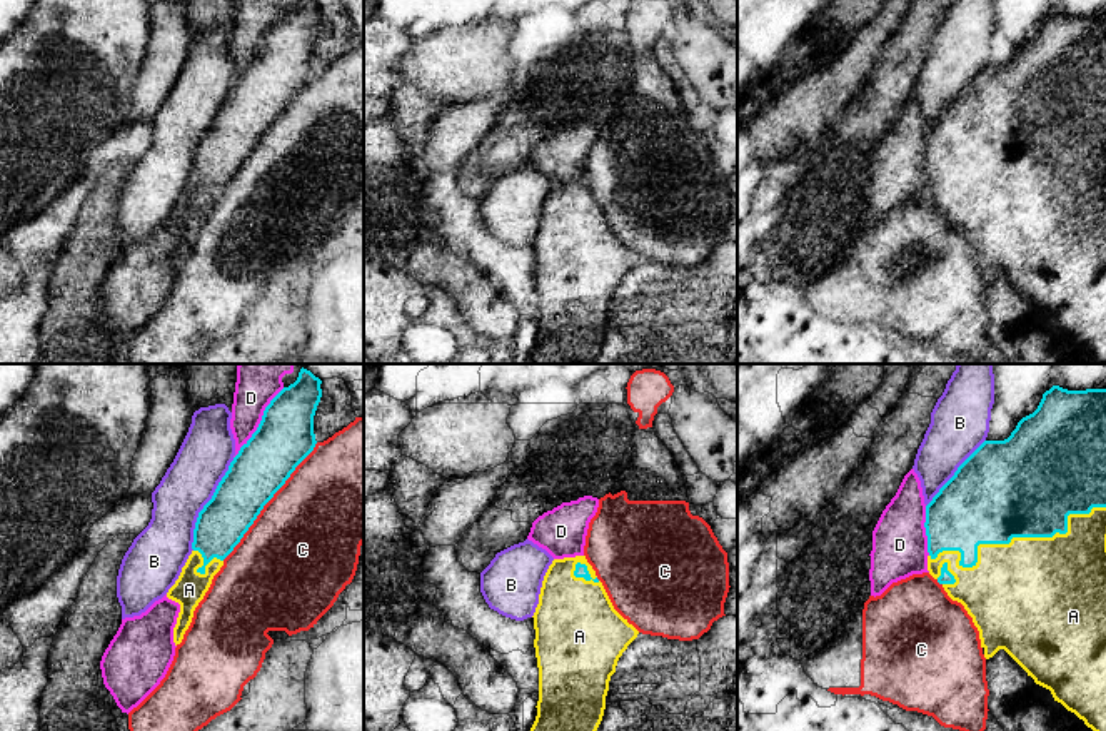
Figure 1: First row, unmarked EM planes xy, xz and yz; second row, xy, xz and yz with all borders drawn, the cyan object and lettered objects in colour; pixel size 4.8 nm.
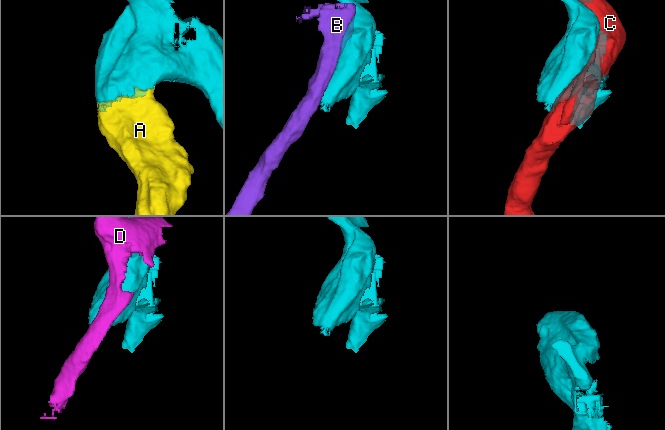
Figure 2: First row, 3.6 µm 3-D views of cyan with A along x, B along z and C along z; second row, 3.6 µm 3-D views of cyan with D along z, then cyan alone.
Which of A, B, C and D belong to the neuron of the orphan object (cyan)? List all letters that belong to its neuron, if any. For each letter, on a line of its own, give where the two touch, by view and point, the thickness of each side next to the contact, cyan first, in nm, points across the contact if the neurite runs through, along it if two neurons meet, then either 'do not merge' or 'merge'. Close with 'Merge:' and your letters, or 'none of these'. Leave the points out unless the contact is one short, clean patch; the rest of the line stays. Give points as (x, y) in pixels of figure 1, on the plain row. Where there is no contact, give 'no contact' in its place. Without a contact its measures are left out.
A: yz (1011, 164) | 480/460 nm | merge
B: xy (206, 131) | 260/260 nm | do not merge
C: xy (269, 126) | 260/500 nm | do not merge
D: xy (261, 49) | 280/180 nm | do not merge
Merge: A

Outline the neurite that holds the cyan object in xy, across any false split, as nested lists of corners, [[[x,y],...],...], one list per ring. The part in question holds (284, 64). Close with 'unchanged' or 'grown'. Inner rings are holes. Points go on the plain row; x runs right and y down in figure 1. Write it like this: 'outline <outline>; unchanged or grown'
outline [[[299,0],[294,10],[270,27],[257,57],[240,73],[212,125],[199,139],[194,177],[167,219],[168,225],[180,230],[173,254],[175,272],[182,269],[194,237],[224,185],[295,93],[314,77],[314,42],[322,23],[320,10],[314,0]]]; grown

